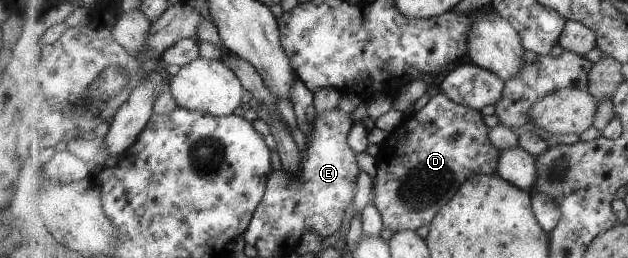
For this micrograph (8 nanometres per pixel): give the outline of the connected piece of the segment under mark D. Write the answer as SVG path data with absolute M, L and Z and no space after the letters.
M444 92L432 97L420 111L412 112L381 144L380 153L376 157L373 202L383 215L384 229L389 229L392 235L408 230L415 232L424 225L430 226L467 179L476 174L496 174L502 155L491 140L491 128L484 123L482 113L452 101Z

